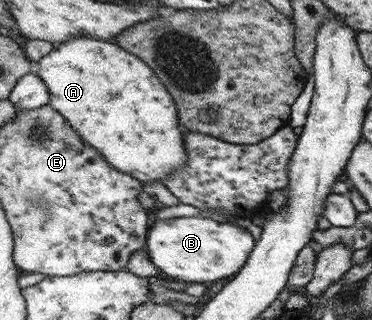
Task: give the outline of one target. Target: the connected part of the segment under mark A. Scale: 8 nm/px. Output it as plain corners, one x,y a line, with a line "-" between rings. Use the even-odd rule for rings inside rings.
76,36
57,45
41,59
36,70
49,86
52,94
50,105
62,112
84,140
103,153
113,168
144,183
162,182
170,172
186,166
186,130
181,126
174,97
145,62
115,43
90,36

